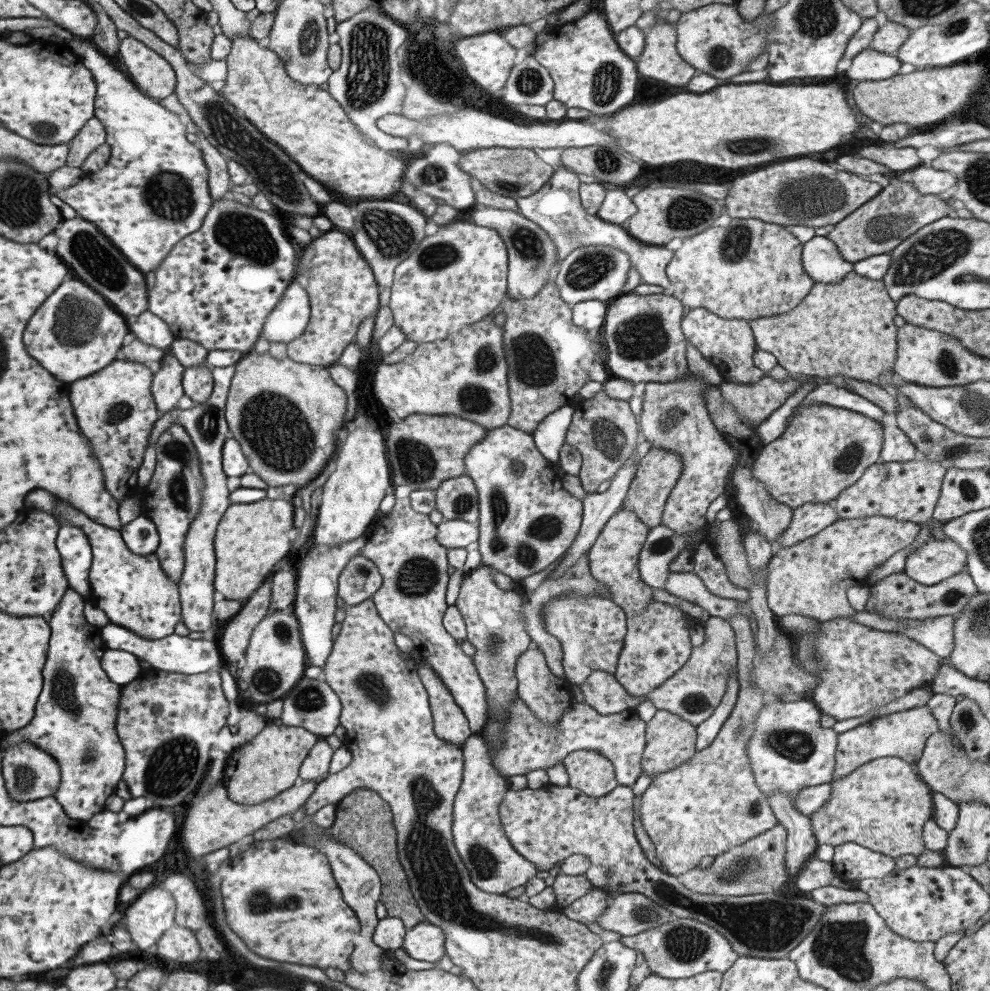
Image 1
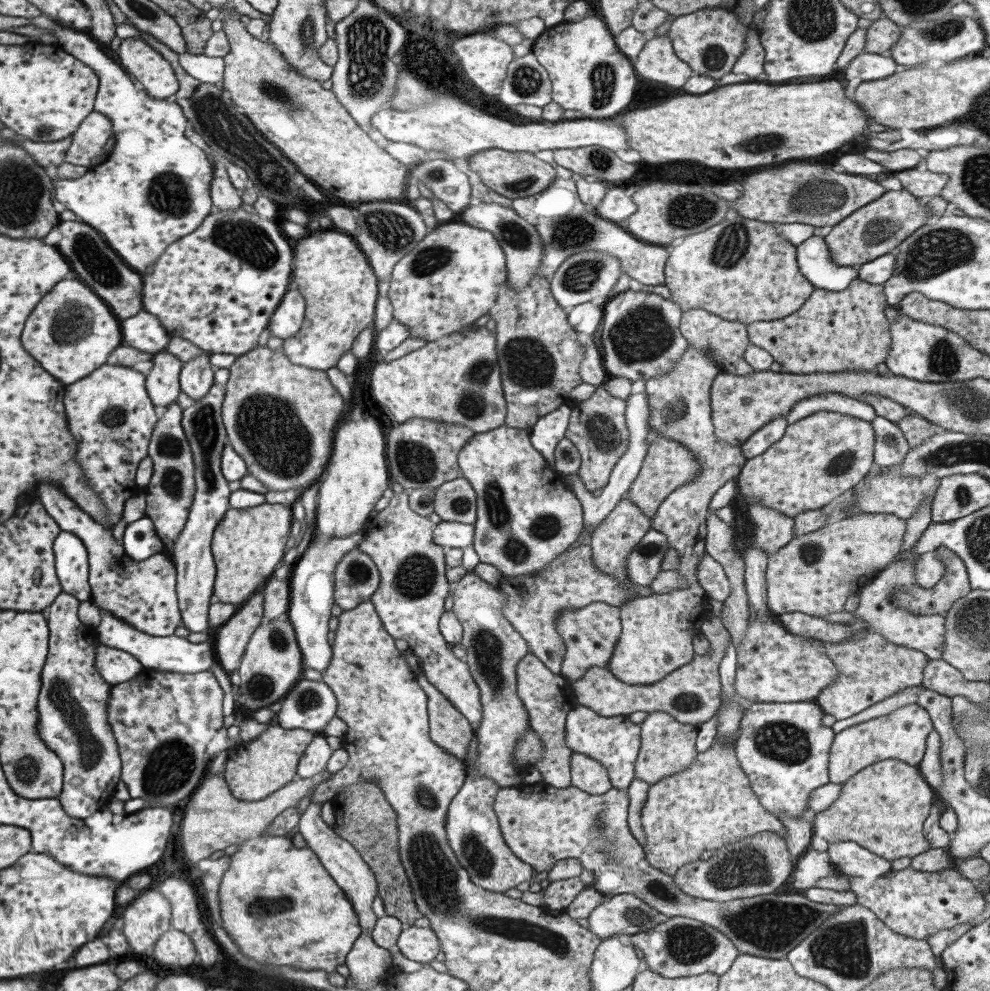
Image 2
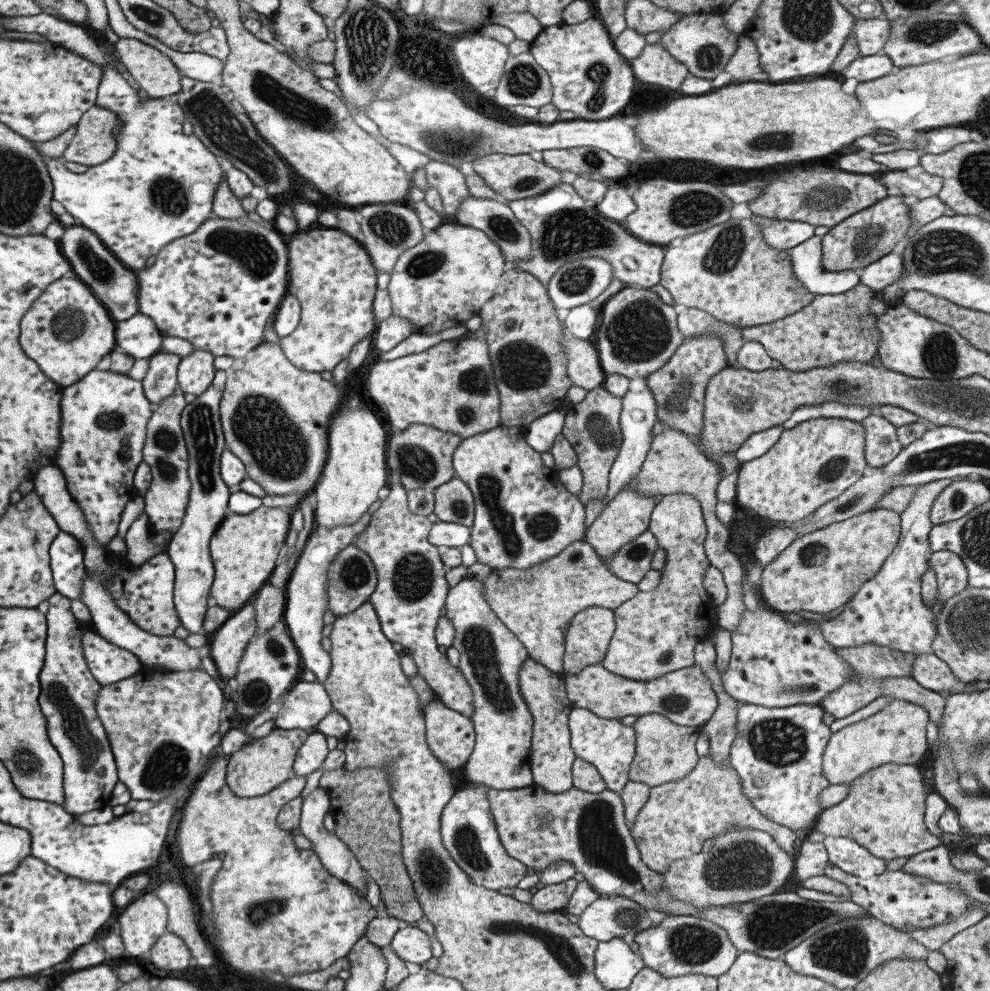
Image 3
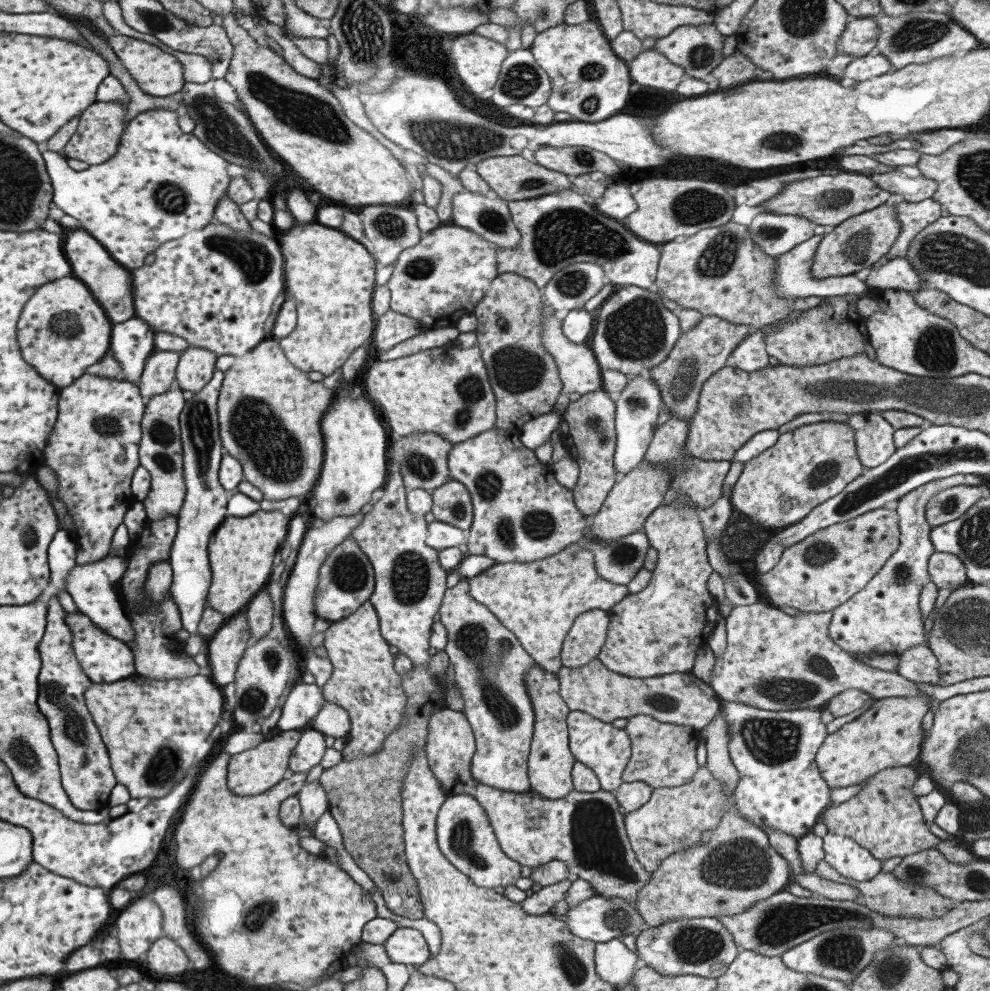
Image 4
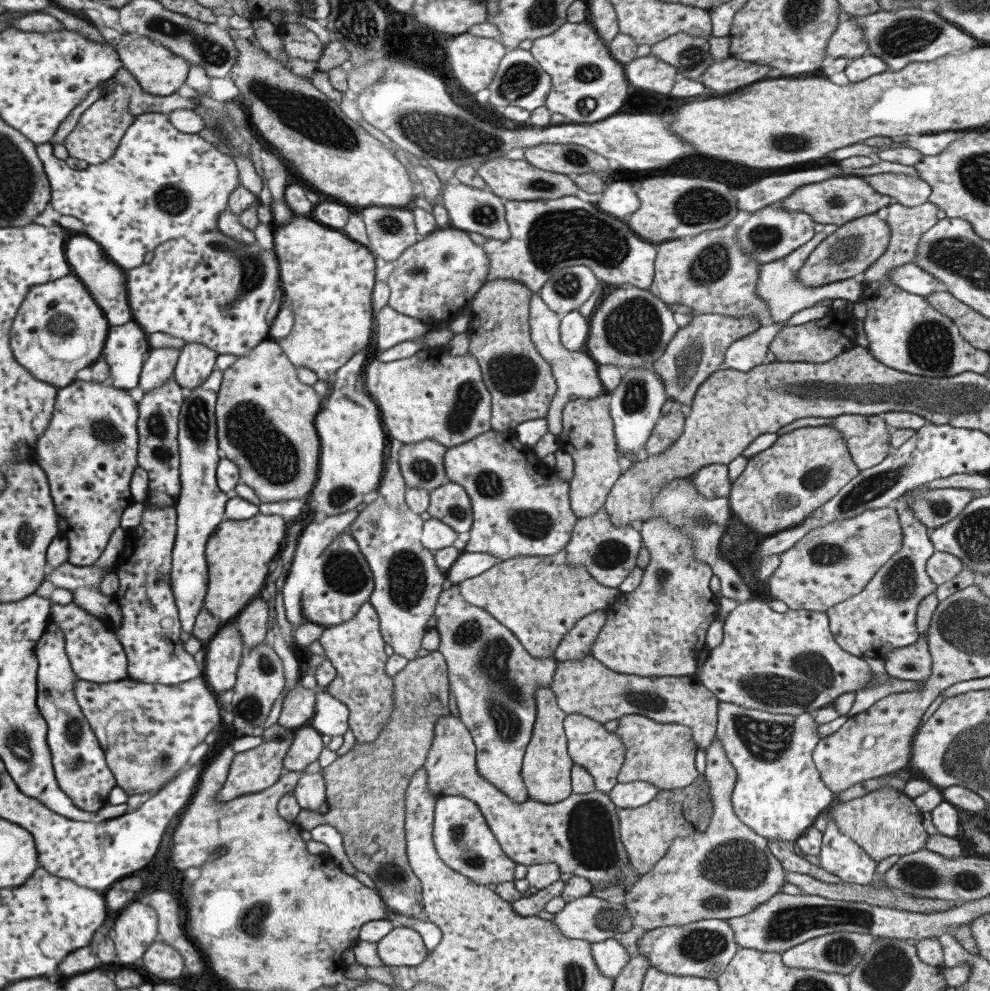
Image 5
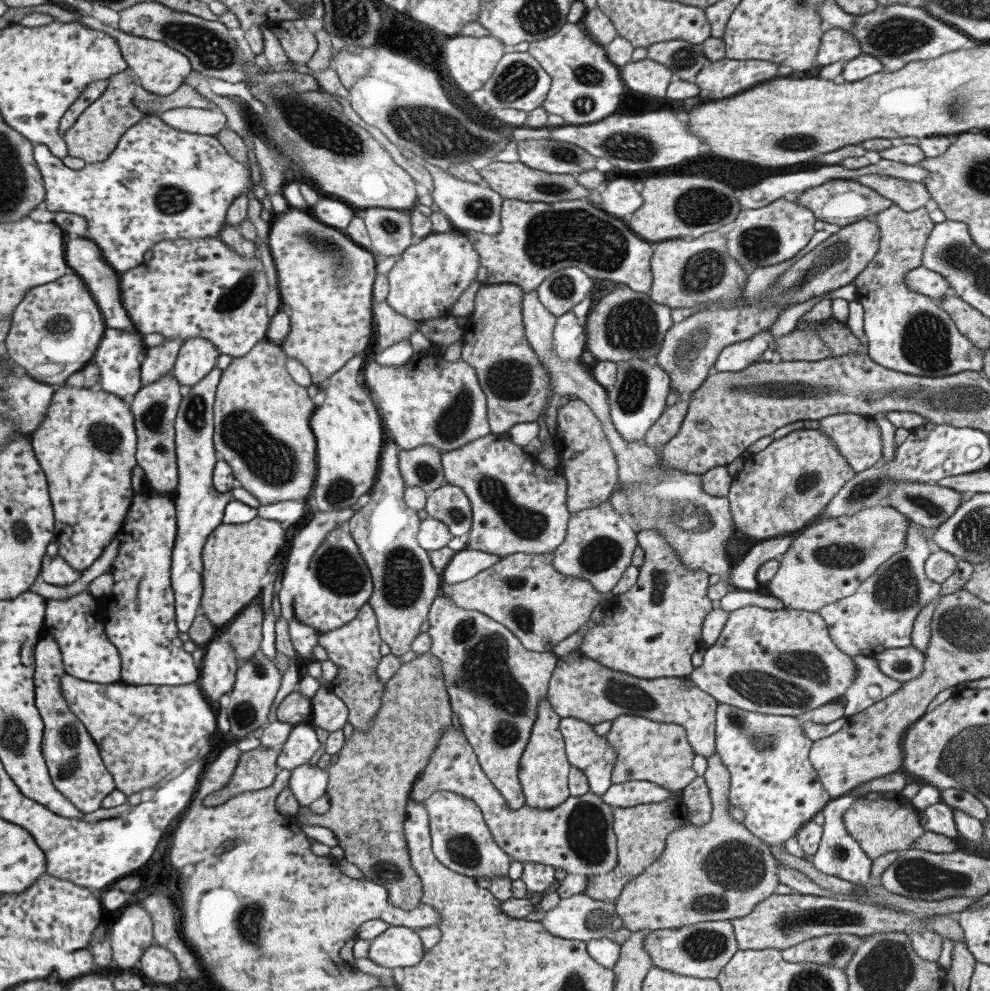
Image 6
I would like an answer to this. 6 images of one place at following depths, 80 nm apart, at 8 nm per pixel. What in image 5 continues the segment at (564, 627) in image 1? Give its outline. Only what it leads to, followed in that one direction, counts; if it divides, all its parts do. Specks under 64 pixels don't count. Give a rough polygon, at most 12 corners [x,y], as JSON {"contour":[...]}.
{"contour":[[604,609],[586,614],[563,635],[552,658],[585,658],[605,624]]}

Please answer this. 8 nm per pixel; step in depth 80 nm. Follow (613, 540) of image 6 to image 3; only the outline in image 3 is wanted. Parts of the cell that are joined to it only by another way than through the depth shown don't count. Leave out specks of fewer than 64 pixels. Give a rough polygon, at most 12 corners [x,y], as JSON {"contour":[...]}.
{"contour":[[648,530],[624,544],[603,565],[637,584],[658,549]]}

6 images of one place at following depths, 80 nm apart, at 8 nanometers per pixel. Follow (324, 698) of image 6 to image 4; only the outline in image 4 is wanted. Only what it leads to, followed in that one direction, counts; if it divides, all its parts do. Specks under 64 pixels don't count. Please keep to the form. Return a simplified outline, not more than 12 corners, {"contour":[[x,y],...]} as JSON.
{"contour":[[323,700],[310,727],[324,737],[346,738],[348,715]]}

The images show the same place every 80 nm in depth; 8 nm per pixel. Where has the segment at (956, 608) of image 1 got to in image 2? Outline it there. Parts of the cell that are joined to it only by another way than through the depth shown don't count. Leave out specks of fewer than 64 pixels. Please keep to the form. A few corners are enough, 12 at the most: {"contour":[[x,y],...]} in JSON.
{"contour":[[936,554],[946,569],[933,588],[894,588],[891,605],[913,614],[943,616],[970,591],[961,559]]}

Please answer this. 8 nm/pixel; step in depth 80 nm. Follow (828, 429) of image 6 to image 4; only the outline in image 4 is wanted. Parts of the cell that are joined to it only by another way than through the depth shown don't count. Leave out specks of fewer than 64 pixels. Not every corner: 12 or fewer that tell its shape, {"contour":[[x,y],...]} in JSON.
{"contour":[[877,412],[853,414],[863,469],[885,462],[896,449],[894,428]]}

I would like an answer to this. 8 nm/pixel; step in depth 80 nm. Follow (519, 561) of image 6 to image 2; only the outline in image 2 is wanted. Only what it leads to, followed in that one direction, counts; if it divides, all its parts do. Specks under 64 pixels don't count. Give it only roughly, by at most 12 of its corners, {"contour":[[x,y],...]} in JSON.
{"contour":[[589,545],[535,572],[501,575],[503,616],[557,675],[554,618],[593,601],[654,595],[597,570]]}

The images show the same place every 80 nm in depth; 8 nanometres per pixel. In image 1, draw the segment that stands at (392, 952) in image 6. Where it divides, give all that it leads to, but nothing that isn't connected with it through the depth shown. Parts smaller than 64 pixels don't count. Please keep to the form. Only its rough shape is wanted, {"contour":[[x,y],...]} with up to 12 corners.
{"contour":[[421,922],[405,930],[400,947],[415,960],[437,964],[441,929]]}

